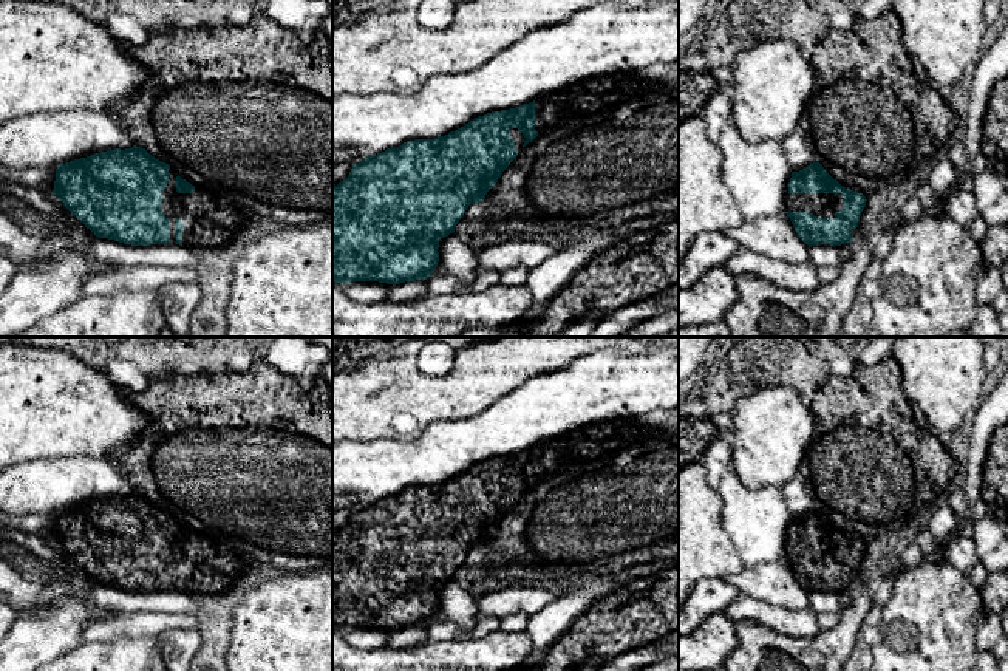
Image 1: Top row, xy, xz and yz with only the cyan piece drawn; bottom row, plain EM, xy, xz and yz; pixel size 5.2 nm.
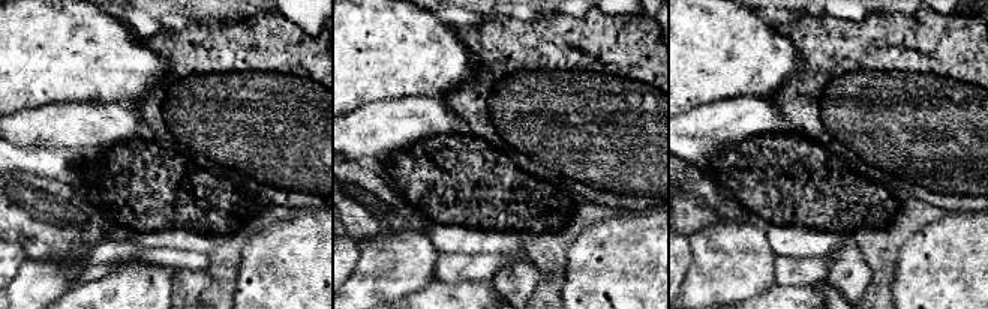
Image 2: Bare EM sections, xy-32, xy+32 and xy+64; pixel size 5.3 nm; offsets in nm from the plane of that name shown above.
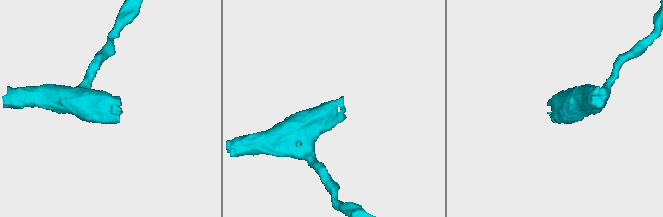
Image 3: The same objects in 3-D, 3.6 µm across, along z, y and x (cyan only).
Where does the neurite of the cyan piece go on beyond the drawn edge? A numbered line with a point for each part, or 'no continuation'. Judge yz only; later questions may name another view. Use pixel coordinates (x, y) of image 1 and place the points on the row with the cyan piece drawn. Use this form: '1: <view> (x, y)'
1: yz (821, 204)

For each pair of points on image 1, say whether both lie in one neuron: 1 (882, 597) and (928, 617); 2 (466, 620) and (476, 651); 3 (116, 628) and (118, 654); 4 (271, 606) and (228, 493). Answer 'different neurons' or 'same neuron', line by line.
1: different neurons
2: different neurons
3: different neurons
4: different neurons

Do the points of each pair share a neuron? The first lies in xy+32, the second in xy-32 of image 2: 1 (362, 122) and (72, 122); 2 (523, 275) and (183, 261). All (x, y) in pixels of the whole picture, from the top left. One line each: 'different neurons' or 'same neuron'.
1: same neuron
2: different neurons

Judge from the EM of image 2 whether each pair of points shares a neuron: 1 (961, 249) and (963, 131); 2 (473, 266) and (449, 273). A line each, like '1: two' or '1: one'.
1: two
2: one

